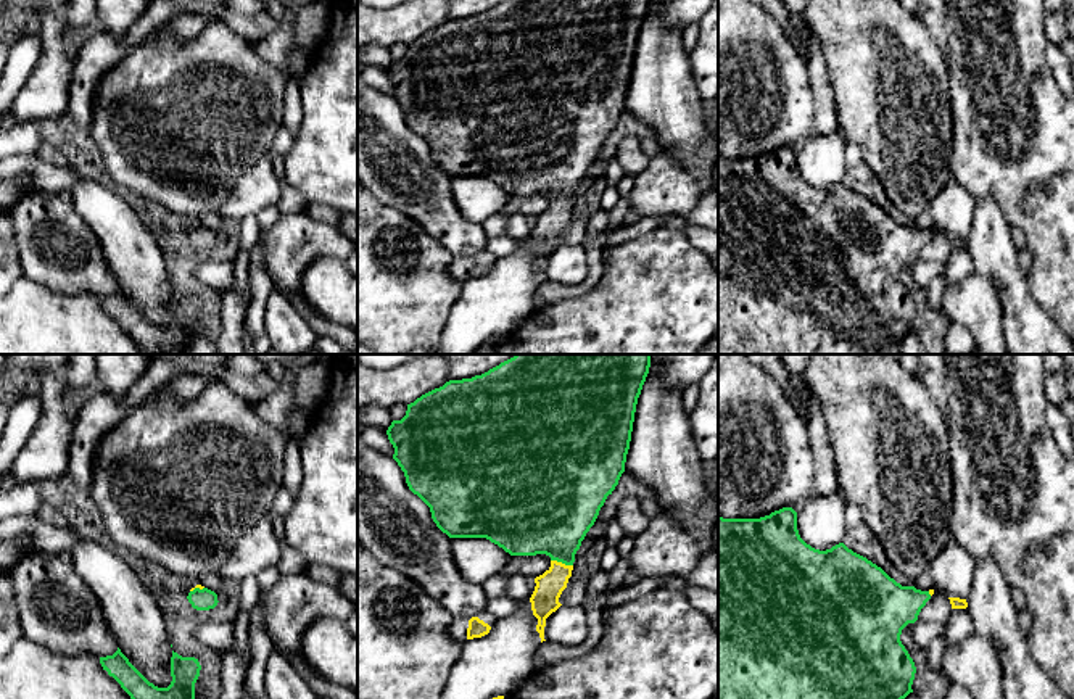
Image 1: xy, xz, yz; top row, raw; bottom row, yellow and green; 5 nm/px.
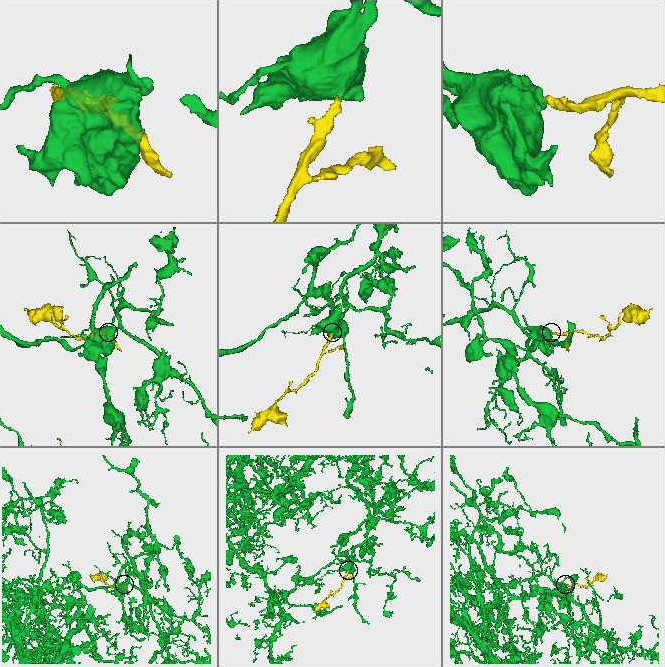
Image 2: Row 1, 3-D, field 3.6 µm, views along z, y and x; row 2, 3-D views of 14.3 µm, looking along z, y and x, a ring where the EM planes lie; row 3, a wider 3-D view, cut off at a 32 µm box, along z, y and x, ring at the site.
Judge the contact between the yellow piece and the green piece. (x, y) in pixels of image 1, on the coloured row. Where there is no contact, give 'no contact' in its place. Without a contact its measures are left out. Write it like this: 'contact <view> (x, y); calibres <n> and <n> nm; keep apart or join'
contact xz (561, 562); calibres 140 and 400 nm; join

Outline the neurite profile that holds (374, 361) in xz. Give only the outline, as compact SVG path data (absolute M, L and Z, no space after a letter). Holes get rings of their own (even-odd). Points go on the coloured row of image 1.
M357 354L357 361L370 369L388 370L409 362L422 354Z

